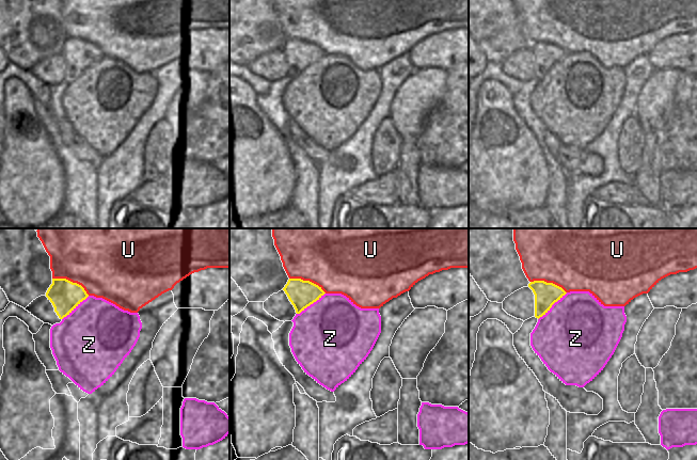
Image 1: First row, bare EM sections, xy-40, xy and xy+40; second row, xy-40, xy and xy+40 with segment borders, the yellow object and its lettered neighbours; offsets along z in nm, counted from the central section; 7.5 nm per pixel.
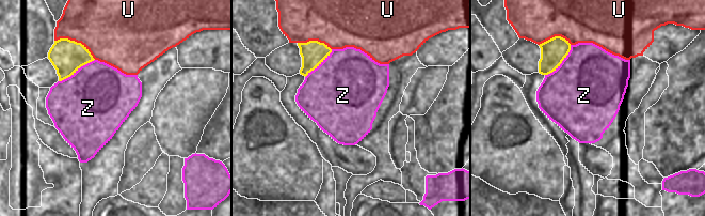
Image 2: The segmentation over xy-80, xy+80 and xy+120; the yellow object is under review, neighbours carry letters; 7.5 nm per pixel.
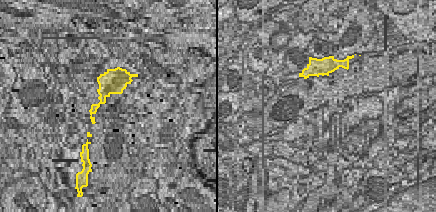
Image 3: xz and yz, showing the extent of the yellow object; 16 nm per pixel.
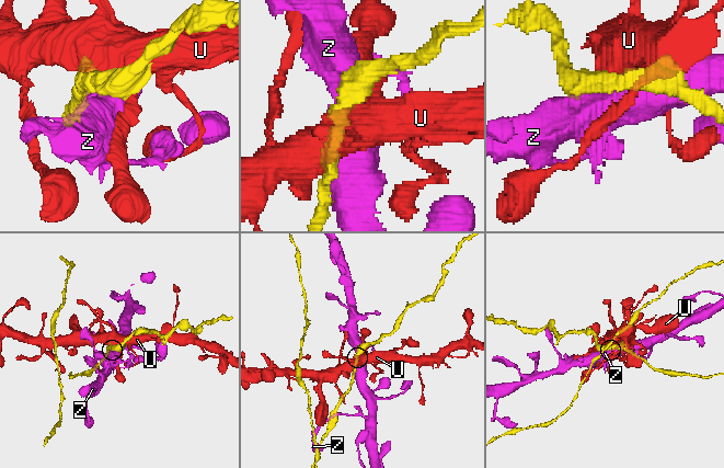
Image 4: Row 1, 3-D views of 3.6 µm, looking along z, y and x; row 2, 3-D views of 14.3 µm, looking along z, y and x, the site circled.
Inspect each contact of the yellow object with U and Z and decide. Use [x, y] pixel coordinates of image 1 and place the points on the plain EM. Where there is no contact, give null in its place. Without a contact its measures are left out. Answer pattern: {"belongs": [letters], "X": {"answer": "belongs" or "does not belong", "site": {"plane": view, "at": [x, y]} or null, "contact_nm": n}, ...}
{"belongs": [], "U": {"answer": "does not belong", "site": {"plane": "xy-40", "at": [72, 43]}, "contact_nm": 300}, "Z": {"answer": "does not belong", "site": {"plane": "xy+40", "at": [552, 65]}, "contact_nm": 300}}

